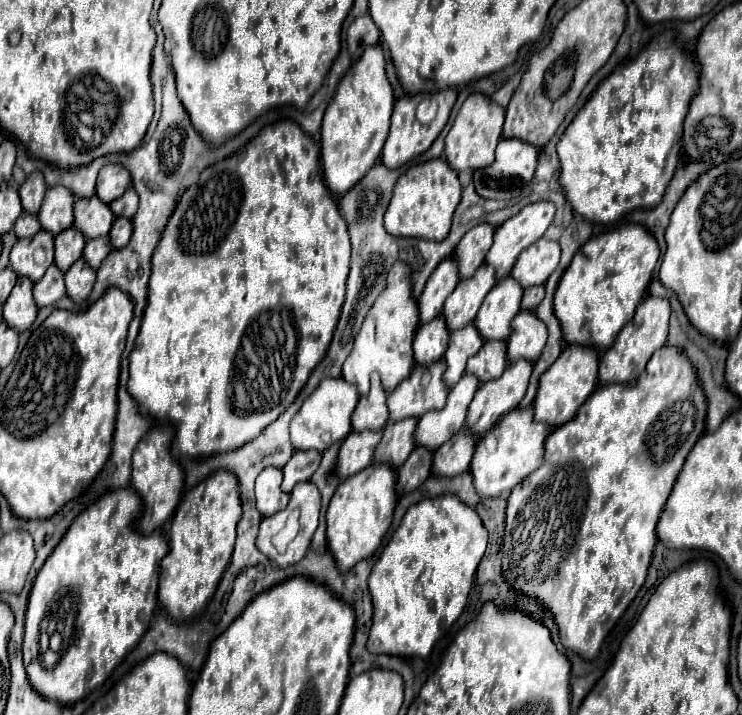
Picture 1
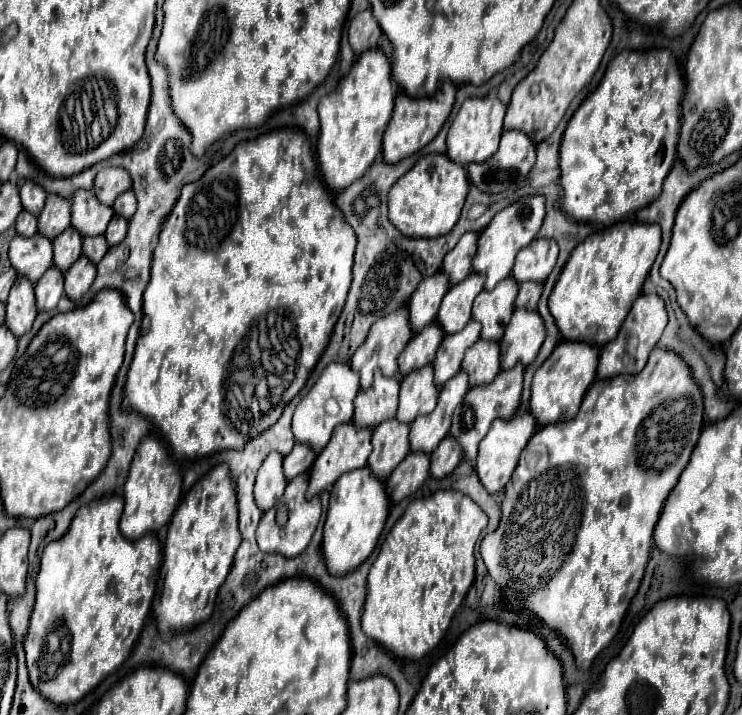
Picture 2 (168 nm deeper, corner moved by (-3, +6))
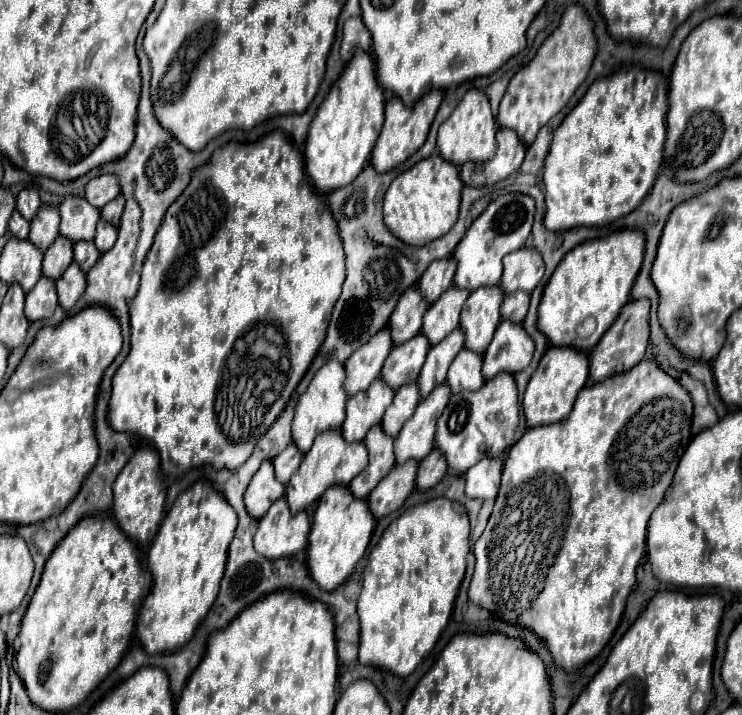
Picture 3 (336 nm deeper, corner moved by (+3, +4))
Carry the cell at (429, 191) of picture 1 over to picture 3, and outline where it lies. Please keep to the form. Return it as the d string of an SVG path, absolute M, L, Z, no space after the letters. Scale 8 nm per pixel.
M434 154L420 160L410 170L396 176L384 196L384 224L404 244L426 246L428 242L444 236L458 218L462 180L458 166Z

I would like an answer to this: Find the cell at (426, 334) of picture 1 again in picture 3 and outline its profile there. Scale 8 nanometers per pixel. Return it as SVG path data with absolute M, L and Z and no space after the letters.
M416 334L412 340L394 346L388 354L388 360L384 362L380 380L384 380L386 386L392 390L398 390L404 384L416 382L420 368L424 364L424 358L428 354L428 340L424 334Z

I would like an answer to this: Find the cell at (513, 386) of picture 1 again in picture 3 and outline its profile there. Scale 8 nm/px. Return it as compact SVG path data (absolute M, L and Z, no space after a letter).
M500 372L492 380L488 380L476 392L460 392L452 394L442 416L438 418L436 426L436 448L444 454L448 468L452 472L466 472L482 458L498 458L510 448L516 440L516 426L518 426L518 392L516 382L510 372Z

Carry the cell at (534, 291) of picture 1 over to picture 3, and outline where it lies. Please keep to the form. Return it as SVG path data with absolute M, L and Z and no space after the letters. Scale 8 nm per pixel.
M514 292L506 294L502 302L502 320L512 320L516 324L522 324L530 304L530 294L528 292Z

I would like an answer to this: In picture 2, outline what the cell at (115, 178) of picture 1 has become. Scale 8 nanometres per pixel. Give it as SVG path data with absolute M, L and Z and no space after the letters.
M108 166L102 168L94 180L94 192L102 204L112 204L122 192L130 190L130 174L124 168Z

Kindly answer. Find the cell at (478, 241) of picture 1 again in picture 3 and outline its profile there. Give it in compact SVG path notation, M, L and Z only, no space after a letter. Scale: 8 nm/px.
M444 258L444 260L434 260L426 272L422 274L422 278L418 280L416 288L422 292L422 296L428 300L428 304L436 302L440 298L442 292L446 292L452 282L454 282L454 260L452 258Z

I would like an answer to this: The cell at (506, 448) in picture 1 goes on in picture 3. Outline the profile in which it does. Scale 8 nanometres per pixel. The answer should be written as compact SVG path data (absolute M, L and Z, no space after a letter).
M480 460L466 472L466 496L494 500L500 488L502 460Z

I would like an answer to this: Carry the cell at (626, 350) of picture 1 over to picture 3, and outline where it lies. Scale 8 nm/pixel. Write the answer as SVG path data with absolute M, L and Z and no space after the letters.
M644 298L632 300L622 308L622 312L614 320L614 324L608 328L608 332L604 334L600 344L590 352L590 380L592 382L602 382L606 378L624 374L644 358L646 346L648 346L648 336L650 336L648 314L650 314L650 302Z

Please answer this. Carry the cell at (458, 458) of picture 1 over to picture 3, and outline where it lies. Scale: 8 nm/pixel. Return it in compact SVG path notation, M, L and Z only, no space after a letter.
M432 450L422 464L418 464L418 478L416 478L416 488L418 490L430 490L434 488L446 474L446 460L440 456L440 450Z

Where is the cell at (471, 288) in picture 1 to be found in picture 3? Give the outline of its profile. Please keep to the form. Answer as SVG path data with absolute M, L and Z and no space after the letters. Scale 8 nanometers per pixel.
M452 286L440 296L440 300L436 300L436 304L426 310L420 332L428 338L432 346L436 346L444 336L448 336L448 332L458 328L460 310L468 294L468 290Z

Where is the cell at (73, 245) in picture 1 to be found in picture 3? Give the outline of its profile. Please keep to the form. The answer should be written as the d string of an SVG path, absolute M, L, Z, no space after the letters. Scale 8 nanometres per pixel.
M58 236L54 244L44 252L42 274L50 280L58 280L70 262L72 262L72 242L66 240L64 236Z

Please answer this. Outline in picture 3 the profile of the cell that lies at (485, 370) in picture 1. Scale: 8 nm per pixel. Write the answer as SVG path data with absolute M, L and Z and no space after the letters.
M460 350L456 360L450 364L448 370L448 380L446 384L450 386L452 392L462 392L462 390L476 390L484 384L482 378L482 356L470 350Z

